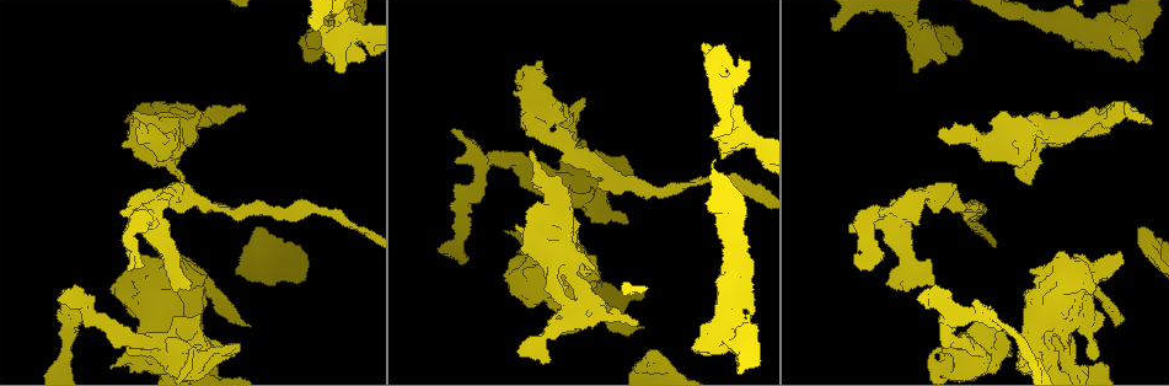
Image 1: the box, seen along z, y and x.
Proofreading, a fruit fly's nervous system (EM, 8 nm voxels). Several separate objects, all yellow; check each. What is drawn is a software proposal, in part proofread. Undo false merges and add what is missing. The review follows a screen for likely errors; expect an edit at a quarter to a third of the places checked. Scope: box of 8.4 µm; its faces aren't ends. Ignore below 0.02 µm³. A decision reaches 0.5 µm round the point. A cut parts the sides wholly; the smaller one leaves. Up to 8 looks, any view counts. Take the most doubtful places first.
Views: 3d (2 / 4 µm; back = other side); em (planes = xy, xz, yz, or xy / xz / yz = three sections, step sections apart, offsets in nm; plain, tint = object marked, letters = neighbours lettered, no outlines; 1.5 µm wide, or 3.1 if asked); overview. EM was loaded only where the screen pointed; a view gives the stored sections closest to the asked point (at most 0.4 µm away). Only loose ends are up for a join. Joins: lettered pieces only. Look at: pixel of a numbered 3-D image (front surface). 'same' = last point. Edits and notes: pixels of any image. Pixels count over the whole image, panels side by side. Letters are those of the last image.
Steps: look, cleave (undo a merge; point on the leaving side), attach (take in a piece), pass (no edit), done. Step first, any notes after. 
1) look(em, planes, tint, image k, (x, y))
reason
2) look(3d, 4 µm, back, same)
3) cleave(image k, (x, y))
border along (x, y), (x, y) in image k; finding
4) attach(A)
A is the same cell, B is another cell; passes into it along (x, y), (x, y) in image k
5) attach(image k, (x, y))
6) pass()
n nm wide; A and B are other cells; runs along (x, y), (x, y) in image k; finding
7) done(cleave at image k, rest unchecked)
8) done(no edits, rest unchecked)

look(3d, 4 µm, back, image 1, (1115, 327))
tapers out

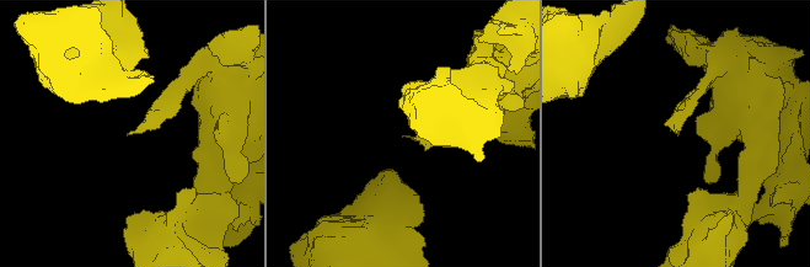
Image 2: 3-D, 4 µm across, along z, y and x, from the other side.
look(em, yz, step 4, tint, image 2, (677, 134))

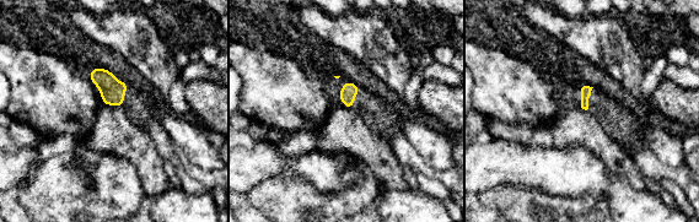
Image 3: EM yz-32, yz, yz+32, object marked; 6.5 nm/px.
look(em, planes, letters, same)

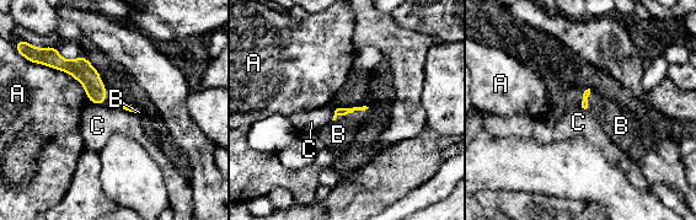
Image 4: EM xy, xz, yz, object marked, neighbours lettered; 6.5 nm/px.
attach(B)
B is the same cell, A and C are other cells; passes into it along (340, 111), (349, 112), (338, 134) in image 4; it goes on there

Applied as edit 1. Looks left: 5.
look(3d, 2 µm, image 1, (610, 174))
calibre changes

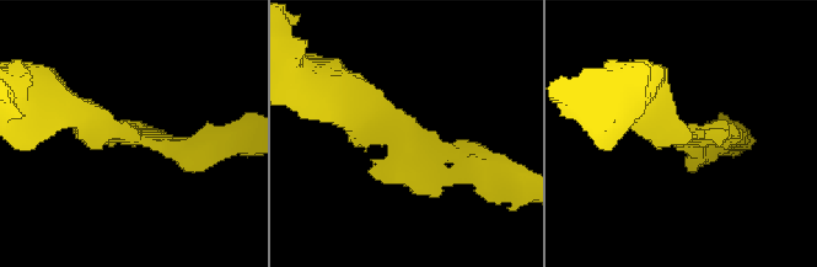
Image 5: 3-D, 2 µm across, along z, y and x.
look(em, planes, letters, image 5, (135, 133))
arms of 220, 280 nm; now the EM

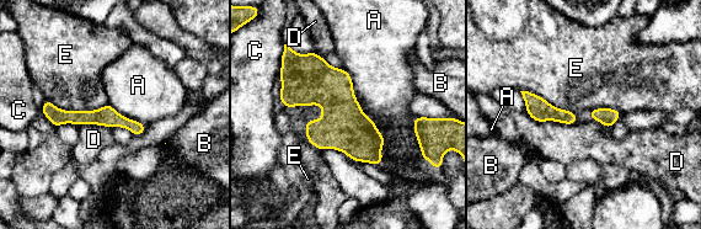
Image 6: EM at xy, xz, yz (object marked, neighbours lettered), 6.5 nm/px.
pass()
130 nm wide; A, B, C, D and E are other cells; runs along (285, 75), (306, 81), (379, 161) in image 6; continuous, no second neuron

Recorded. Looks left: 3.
look(em, yz, step 4, tint, image 1, (631, 172))
thin end

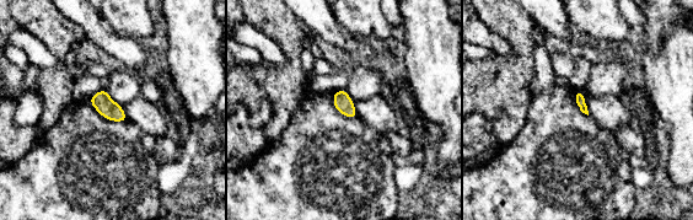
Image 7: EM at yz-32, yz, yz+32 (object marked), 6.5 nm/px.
look(em, xz, step 4, letters, same)
another direction

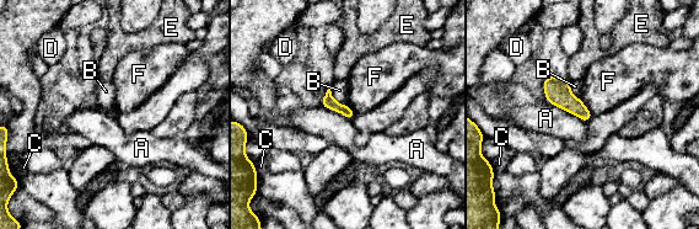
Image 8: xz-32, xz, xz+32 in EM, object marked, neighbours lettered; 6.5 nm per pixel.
pass()
A, B, C, D, E and F are other cells; border along (592, 115), (586, 122) in image 8; no lettered piece goes on from it

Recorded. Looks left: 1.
done(attach at image 4, rest unchecked)

